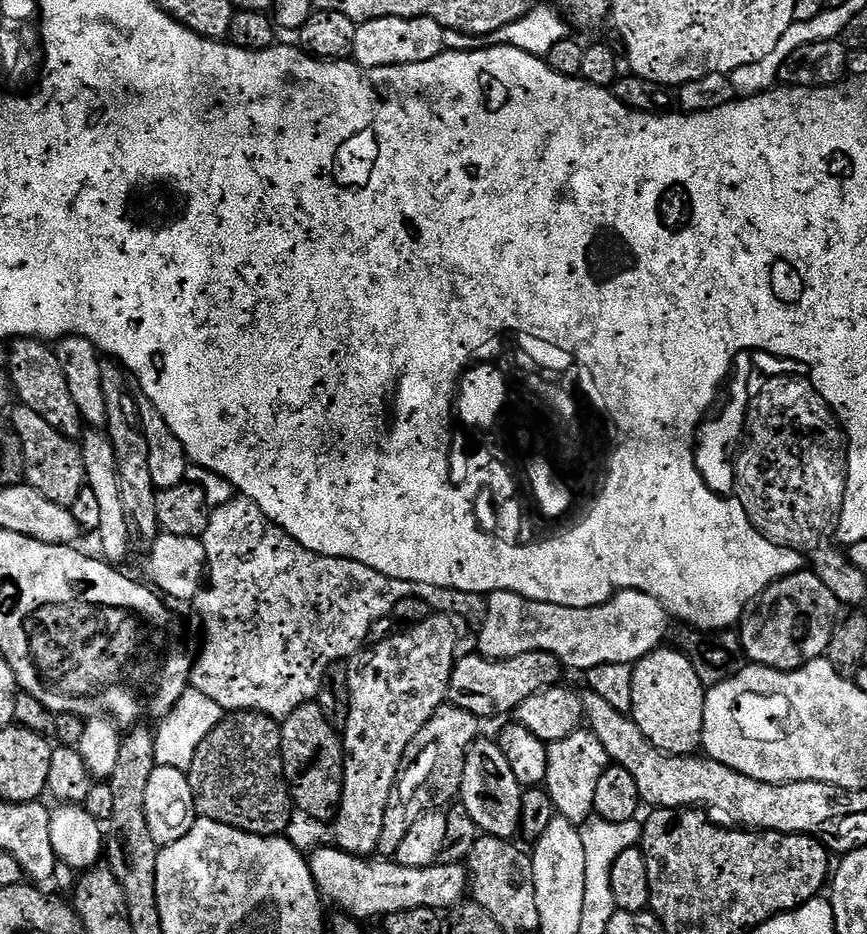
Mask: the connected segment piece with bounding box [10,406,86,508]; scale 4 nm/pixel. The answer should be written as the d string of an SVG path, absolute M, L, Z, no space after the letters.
M23 406L11 409L10 423L22 442L26 483L50 498L50 502L58 502L58 506L71 508L78 494L82 494L86 487L80 444L71 436L63 436L61 432L54 430L54 426L50 426L50 422L44 421L39 414L34 414L34 410Z

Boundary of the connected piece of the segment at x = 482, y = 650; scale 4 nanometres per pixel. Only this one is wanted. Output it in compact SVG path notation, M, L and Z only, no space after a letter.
M493 592L487 601L484 620L478 625L478 652L487 660L505 660L518 654L549 652L569 669L587 670L606 662L635 665L637 660L661 647L670 632L668 611L657 600L650 598L650 594L641 592L618 592L605 604L593 608L554 606L522 598L513 592Z

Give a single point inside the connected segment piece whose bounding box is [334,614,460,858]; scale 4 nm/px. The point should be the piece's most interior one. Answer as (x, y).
(398, 685)

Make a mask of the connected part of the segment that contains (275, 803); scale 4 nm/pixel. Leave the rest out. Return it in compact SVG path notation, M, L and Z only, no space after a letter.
M233 712L225 715L224 720L198 746L193 765L187 774L190 790L194 794L197 817L222 822L226 826L234 826L238 830L259 836L287 833L294 805L284 777L280 724L271 716L264 716L260 712Z

